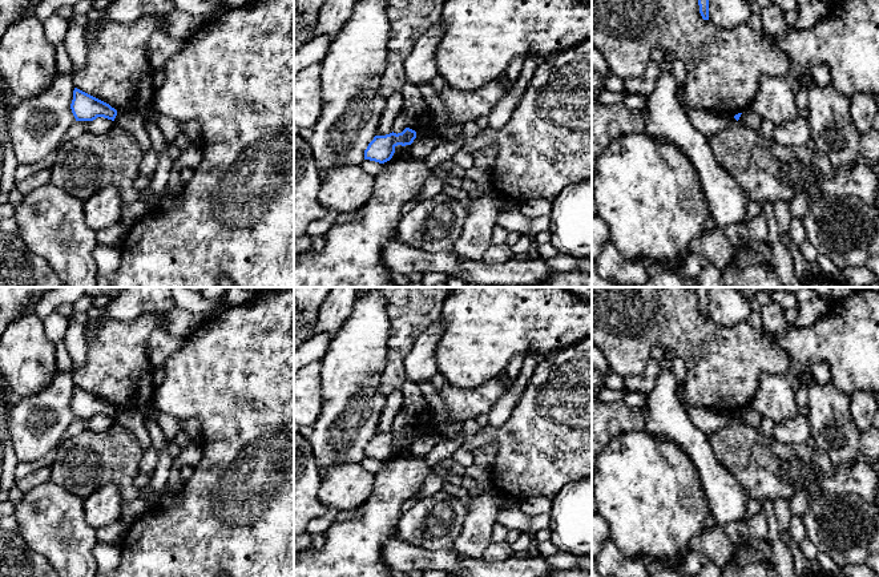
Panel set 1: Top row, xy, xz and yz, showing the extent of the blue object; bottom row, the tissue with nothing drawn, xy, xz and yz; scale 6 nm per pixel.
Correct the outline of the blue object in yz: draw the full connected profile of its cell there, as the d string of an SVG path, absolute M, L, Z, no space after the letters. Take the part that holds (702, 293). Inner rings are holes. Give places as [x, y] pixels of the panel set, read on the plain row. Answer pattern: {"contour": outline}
{"contour": "M690 287L695 291L699 303L699 311L703 318L709 318L709 290L707 287Z"}

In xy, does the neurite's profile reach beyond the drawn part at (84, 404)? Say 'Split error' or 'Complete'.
Complete

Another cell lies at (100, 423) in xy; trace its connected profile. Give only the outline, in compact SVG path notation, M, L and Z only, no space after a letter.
M97 415L89 421L88 428L94 432L102 432L102 431L106 431L113 423L114 423L114 419L104 415Z

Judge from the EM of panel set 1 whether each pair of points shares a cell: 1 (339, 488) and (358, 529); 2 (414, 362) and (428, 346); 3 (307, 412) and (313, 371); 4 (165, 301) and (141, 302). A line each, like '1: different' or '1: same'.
1: different
2: same
3: same
4: same

